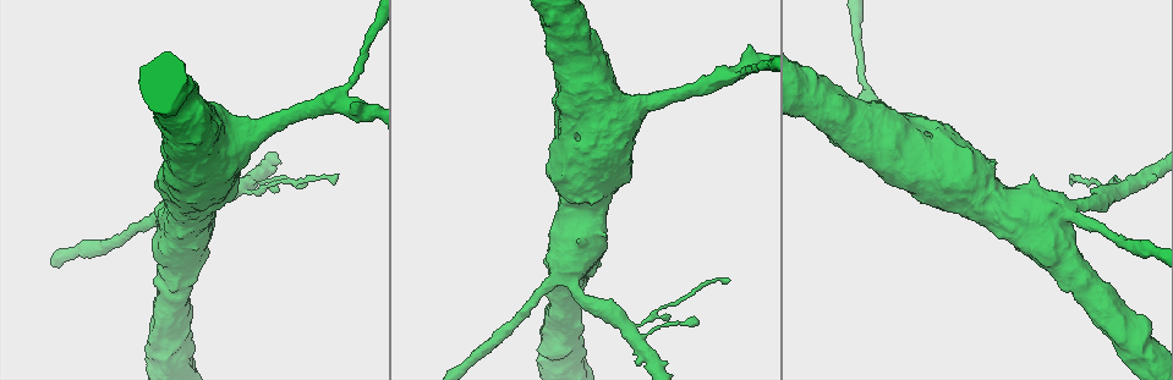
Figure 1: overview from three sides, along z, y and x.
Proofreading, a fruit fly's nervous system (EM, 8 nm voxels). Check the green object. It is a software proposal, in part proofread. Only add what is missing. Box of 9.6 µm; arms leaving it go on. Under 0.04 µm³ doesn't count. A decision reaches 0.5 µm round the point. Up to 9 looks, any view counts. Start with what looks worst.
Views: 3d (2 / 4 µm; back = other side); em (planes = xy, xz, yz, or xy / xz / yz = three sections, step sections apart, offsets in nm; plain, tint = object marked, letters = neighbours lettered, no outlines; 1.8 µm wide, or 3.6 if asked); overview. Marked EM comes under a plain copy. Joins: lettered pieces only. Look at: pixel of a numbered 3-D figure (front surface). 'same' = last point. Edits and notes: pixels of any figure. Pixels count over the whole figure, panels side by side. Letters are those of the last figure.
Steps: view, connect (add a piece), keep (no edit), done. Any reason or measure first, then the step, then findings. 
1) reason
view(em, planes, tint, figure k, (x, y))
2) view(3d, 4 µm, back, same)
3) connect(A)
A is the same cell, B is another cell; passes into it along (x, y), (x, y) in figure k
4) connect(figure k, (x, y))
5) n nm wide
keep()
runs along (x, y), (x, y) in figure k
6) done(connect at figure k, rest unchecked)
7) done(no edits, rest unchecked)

narrows sharply
view(3d, 4 µm, figure 1, (1061, 204))

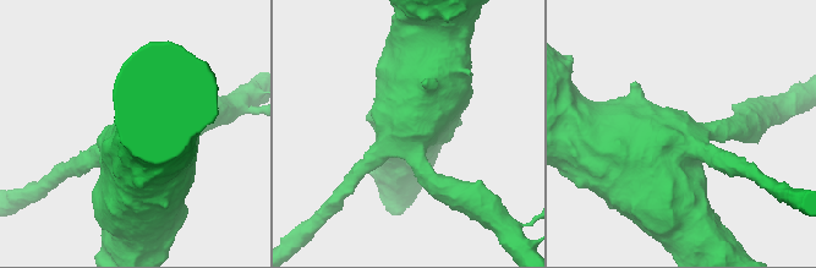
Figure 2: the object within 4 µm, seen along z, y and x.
shape alone is not enough
view(em, 3.6 µm, planes, tint, figure 2, (684, 135))

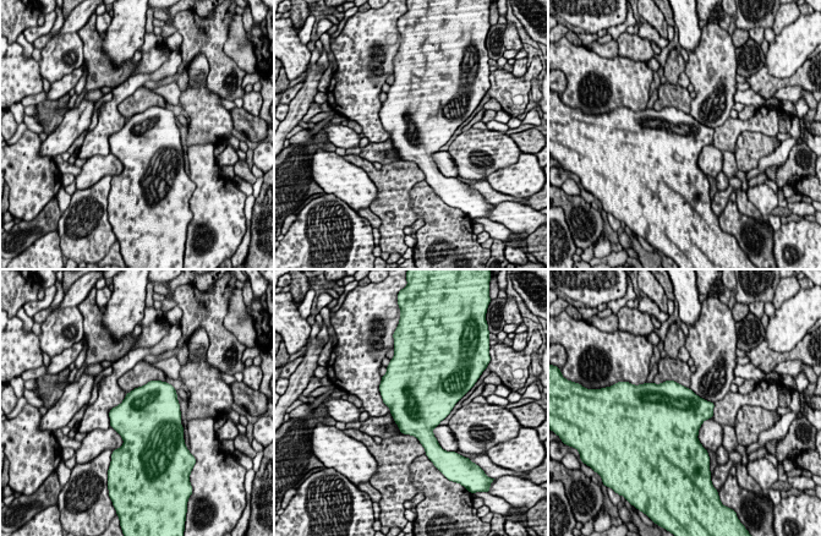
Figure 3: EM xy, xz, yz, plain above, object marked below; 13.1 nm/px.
view(em, 3.6 µm, planes, letters, same)

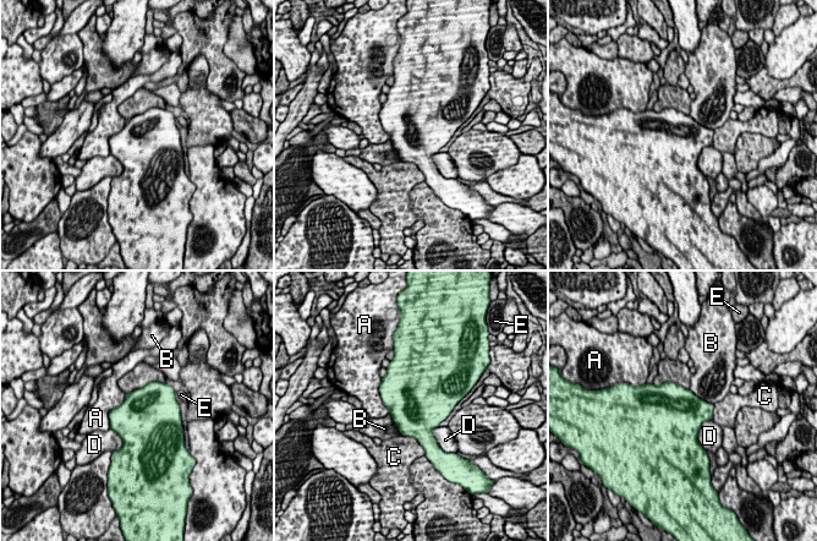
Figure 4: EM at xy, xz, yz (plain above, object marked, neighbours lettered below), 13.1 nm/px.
keep()
A, B, C, D and E are other cells; border along (689, 389), (713, 404) in figure 4; no lettered piece goes on from it

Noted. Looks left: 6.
an open end
view(3d, 4 µm, figure 1, (277, 190))

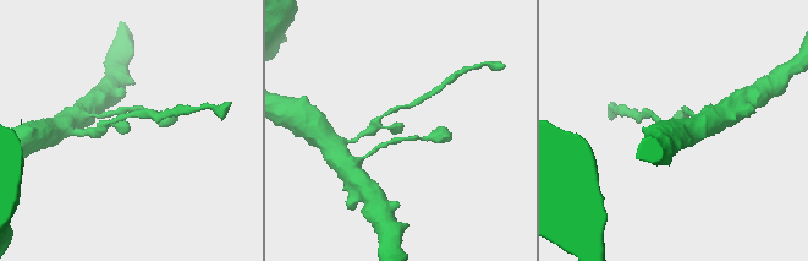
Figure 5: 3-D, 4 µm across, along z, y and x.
need the tissue
view(em, xz, step 8, letters, figure 5, (400, 127))

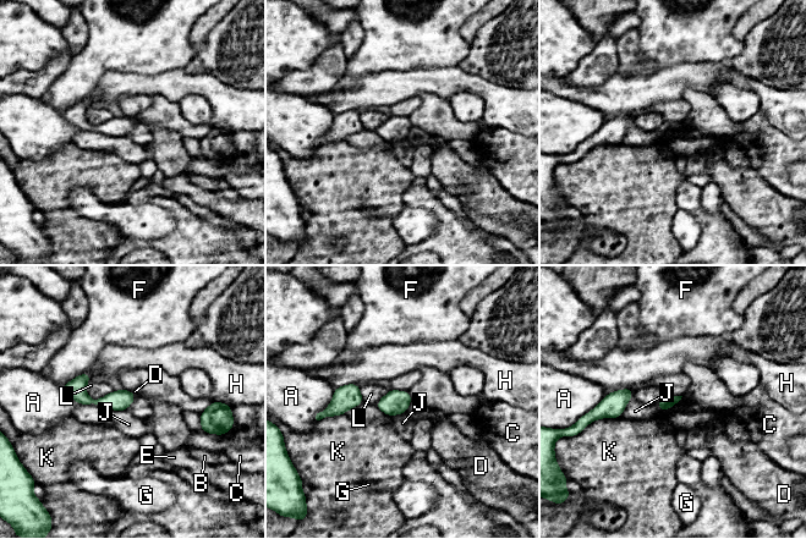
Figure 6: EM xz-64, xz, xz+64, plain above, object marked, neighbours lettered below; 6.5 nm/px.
keep()
A, B, C, D, E, F, G, H, J, K and L are other cells; border along (683, 396), (659, 413) in figure 6; none of them fits

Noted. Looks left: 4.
arms part here
view(3d, 2 µm, back, figure 1, (867, 100))

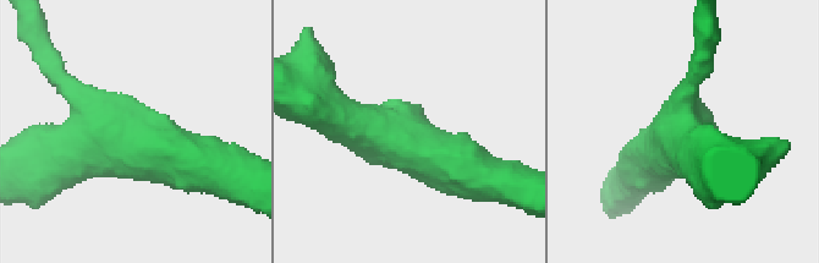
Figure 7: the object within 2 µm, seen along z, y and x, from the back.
3 arms; arms of 180, 360, 400 nm; shape alone is not enough
view(em, yz, step 4, tint, figure 7, (388, 135))

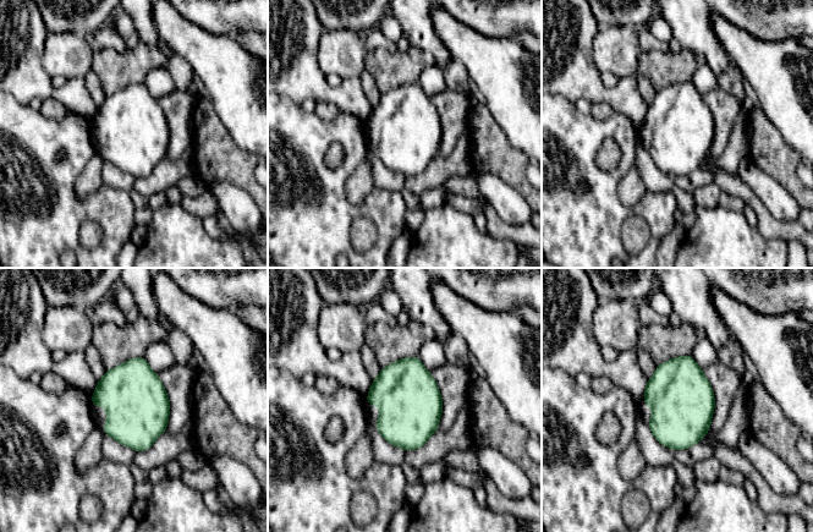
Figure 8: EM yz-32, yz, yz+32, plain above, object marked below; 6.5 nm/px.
view(em, planes, letters, same)

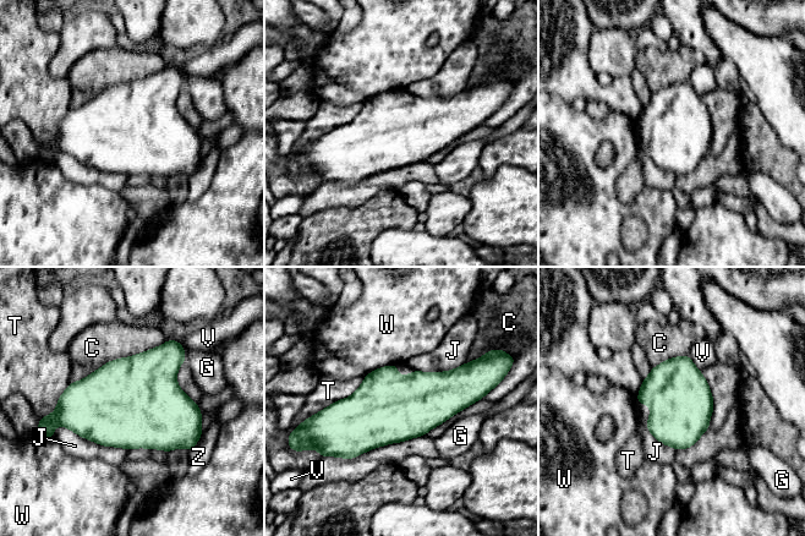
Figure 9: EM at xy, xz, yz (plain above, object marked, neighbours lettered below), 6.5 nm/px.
keep()
C, G, J, T, V, W and Z are other cells; border along (53, 428), (129, 449) in figure 9; no lettered piece goes on from it

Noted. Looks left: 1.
an open end
view(em, planes, letters, figure 1, (727, 282))

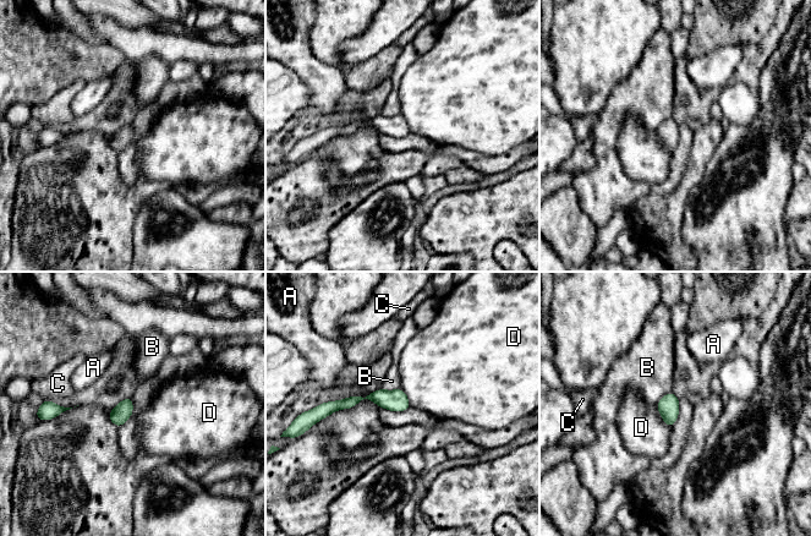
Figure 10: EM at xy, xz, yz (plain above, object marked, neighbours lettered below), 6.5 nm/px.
120 nm wide
keep()
A, B, C and D are other cells; border along (656, 405), (662, 420), (672, 427) in figure 10; no lettered piece goes on from it

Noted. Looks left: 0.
done(no edits, rest unchecked)

